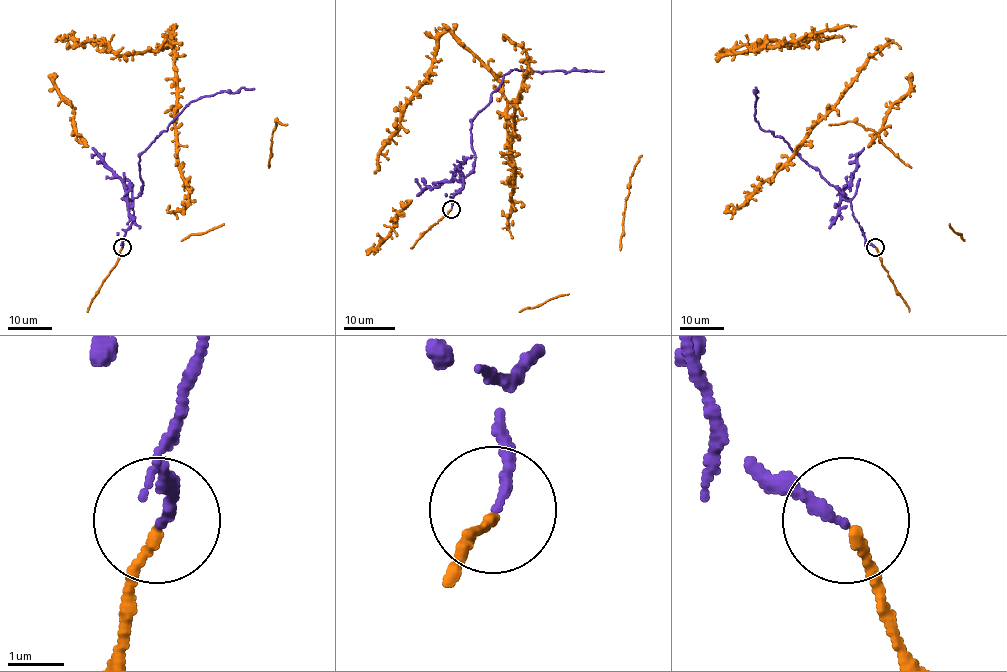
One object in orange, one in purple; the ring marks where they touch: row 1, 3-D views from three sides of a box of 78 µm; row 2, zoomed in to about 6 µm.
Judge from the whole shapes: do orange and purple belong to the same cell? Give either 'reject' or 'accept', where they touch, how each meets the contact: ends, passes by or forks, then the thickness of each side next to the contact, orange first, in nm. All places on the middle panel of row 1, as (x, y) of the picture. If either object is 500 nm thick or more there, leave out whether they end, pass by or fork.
accept; place (451, 209); orange ends; purple ends; calibres 170 and 180 nm

